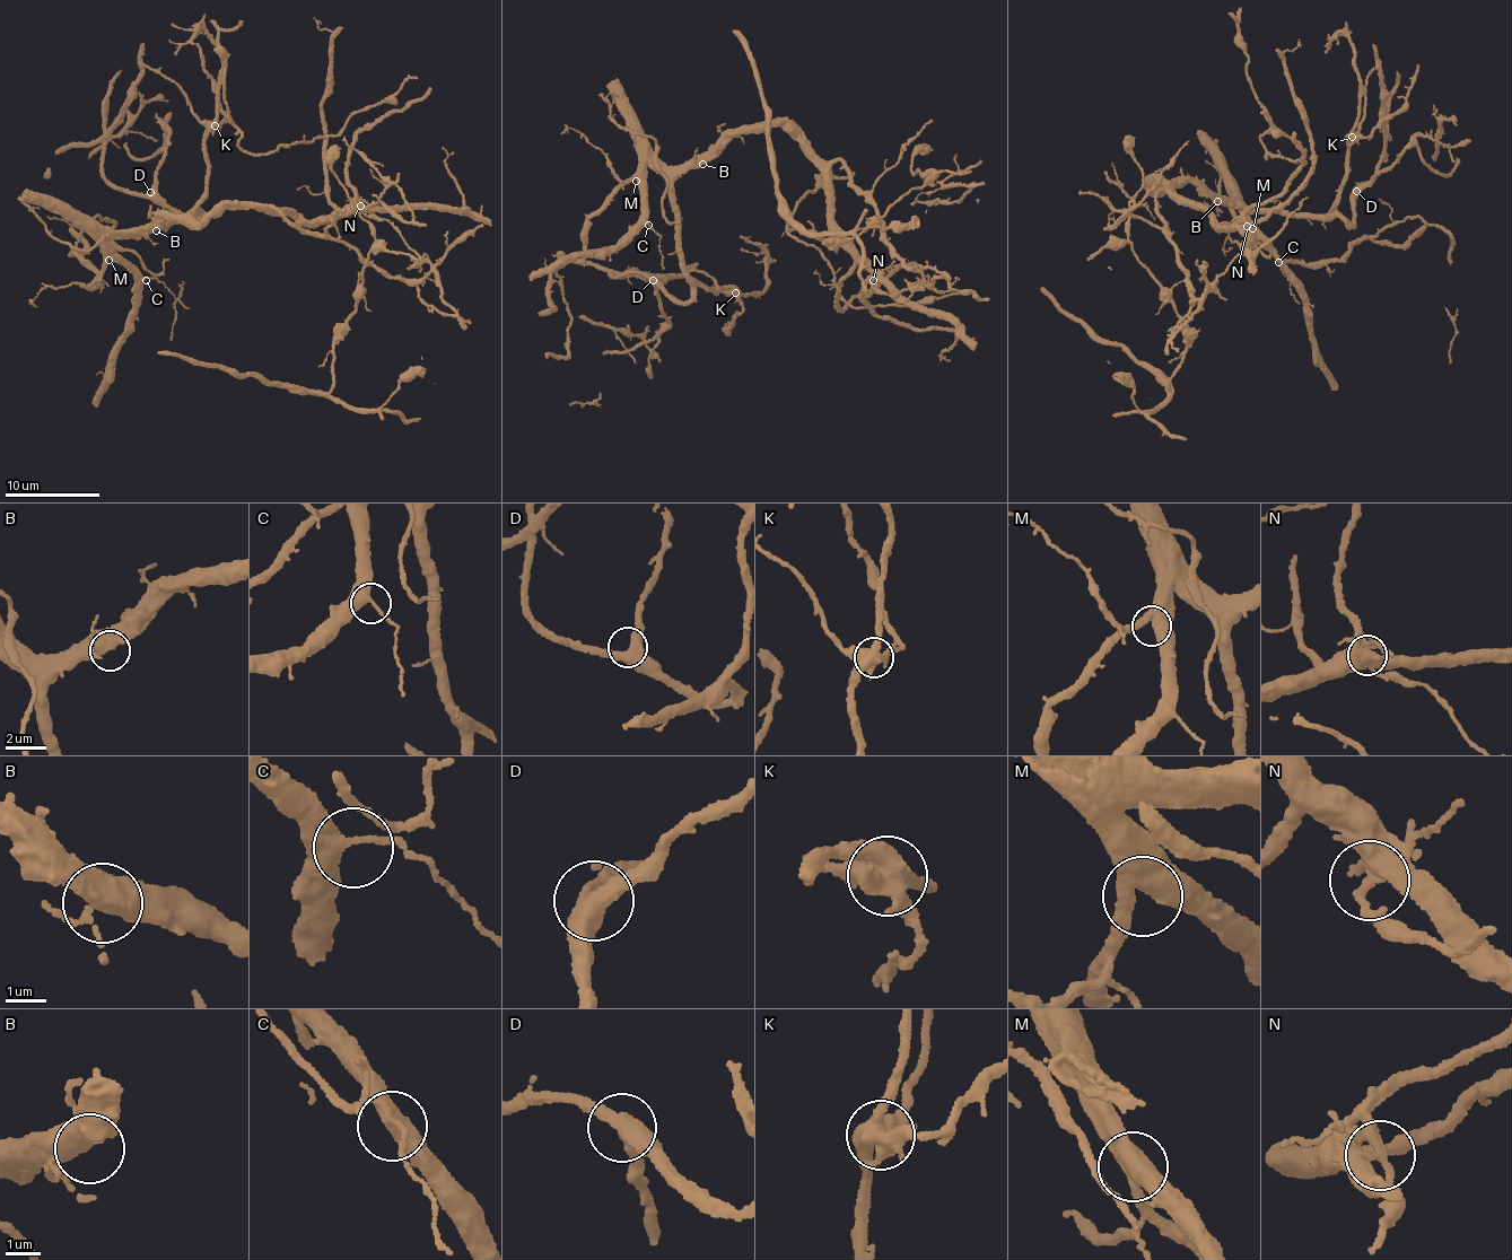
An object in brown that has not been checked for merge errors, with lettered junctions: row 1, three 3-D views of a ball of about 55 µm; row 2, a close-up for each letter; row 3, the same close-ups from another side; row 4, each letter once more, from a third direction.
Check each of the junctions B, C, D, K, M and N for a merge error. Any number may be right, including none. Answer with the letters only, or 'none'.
K, N

